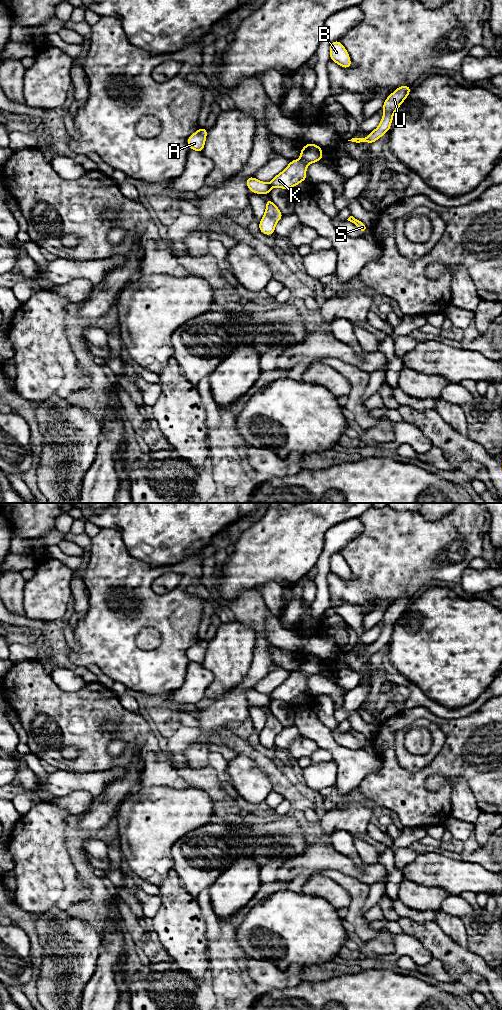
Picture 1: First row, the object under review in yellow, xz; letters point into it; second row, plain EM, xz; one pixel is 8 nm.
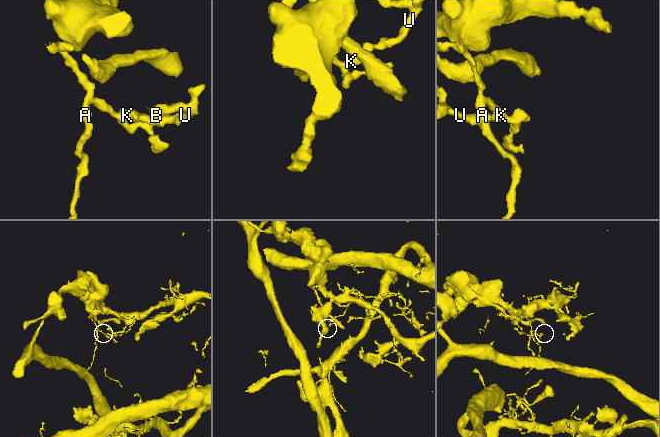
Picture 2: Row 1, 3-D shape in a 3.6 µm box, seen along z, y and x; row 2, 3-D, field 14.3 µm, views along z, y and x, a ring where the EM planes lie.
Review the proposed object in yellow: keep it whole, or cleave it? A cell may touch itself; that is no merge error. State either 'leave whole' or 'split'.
split

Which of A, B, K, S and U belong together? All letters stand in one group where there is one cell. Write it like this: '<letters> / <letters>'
A S / B K U

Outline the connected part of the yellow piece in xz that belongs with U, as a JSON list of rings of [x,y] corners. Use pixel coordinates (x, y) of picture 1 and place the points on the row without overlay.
[[[409,598],[398,599],[392,606],[390,606],[386,610],[383,616],[384,626],[382,628],[379,638],[375,642],[373,642],[366,650],[352,650],[348,653],[356,655],[368,654],[372,656],[380,649],[382,649],[386,644],[389,643],[394,625],[400,619],[403,613],[407,610],[411,601],[412,600]]]

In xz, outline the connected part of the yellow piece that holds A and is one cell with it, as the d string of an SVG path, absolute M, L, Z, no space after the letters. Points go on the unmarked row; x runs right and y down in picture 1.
M199 640L187 651L187 657L191 662L202 664L204 661L206 649L207 649L207 641Z

